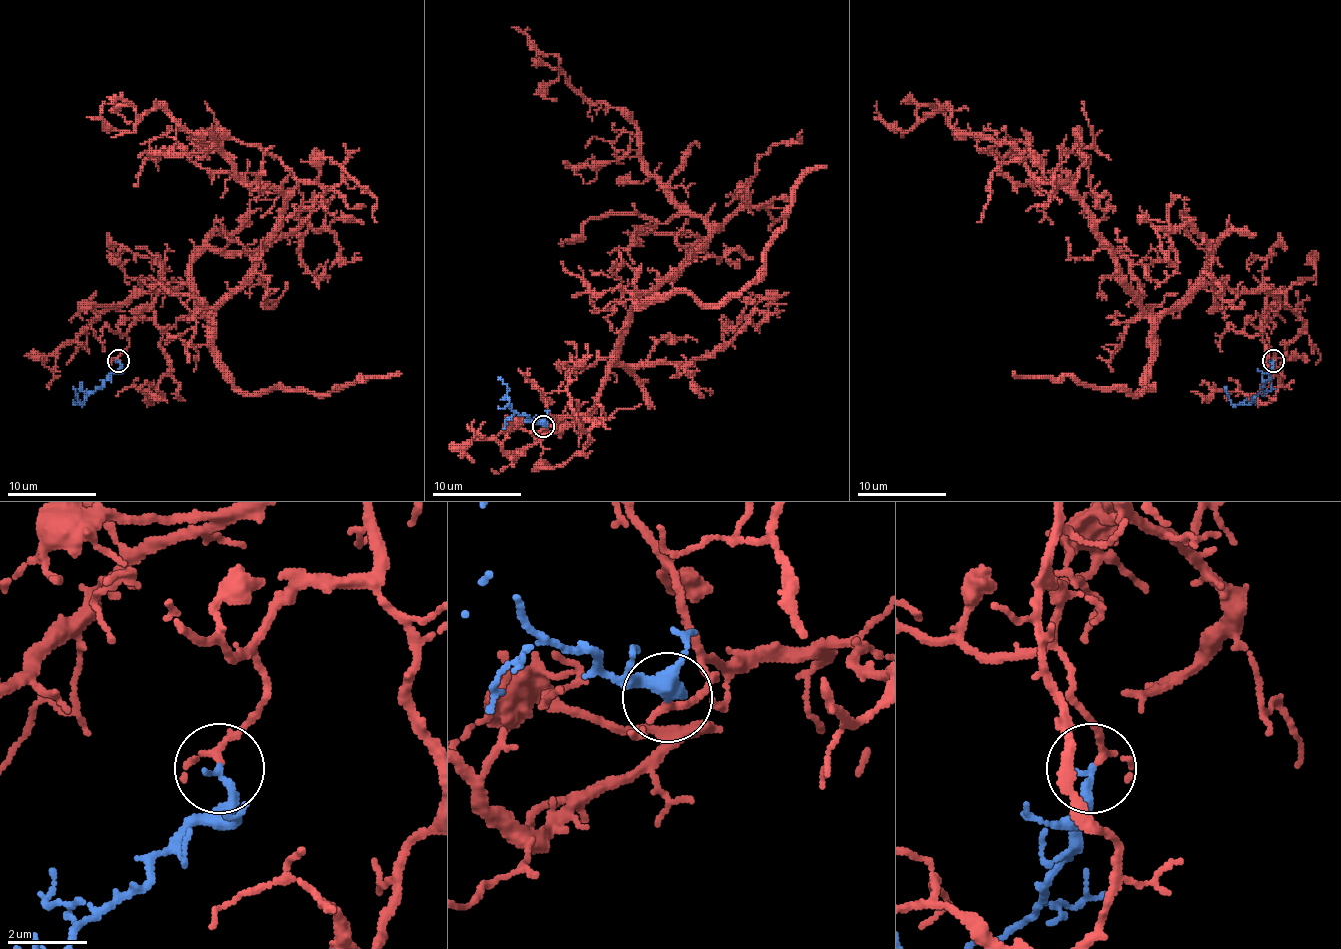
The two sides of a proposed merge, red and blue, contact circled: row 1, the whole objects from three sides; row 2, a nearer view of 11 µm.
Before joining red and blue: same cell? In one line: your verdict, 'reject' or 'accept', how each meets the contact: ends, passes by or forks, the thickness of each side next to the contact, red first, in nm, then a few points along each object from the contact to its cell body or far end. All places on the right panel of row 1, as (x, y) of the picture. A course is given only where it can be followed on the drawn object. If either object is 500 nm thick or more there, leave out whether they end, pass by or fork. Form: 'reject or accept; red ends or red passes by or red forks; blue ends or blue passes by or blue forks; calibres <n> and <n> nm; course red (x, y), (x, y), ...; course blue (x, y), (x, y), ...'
accept; red passes by; blue ends; calibres 130 and 200 nm; course red (1273, 360), (1267, 293), (1200, 284), (1151, 315), (1077, 197), (945, 108), (903, 132), (876, 101); course blue (1273, 360), (1271, 378), (1247, 405), (1233, 405), (1224, 387)

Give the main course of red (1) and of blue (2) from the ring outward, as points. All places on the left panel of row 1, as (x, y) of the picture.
1: (118, 360), (156, 293), (187, 284), (209, 315), (283, 197), (162, 108), (131, 132), (104, 123), (104, 101)
2: (118, 360), (120, 367), (91, 391), (82, 405), (73, 387)

